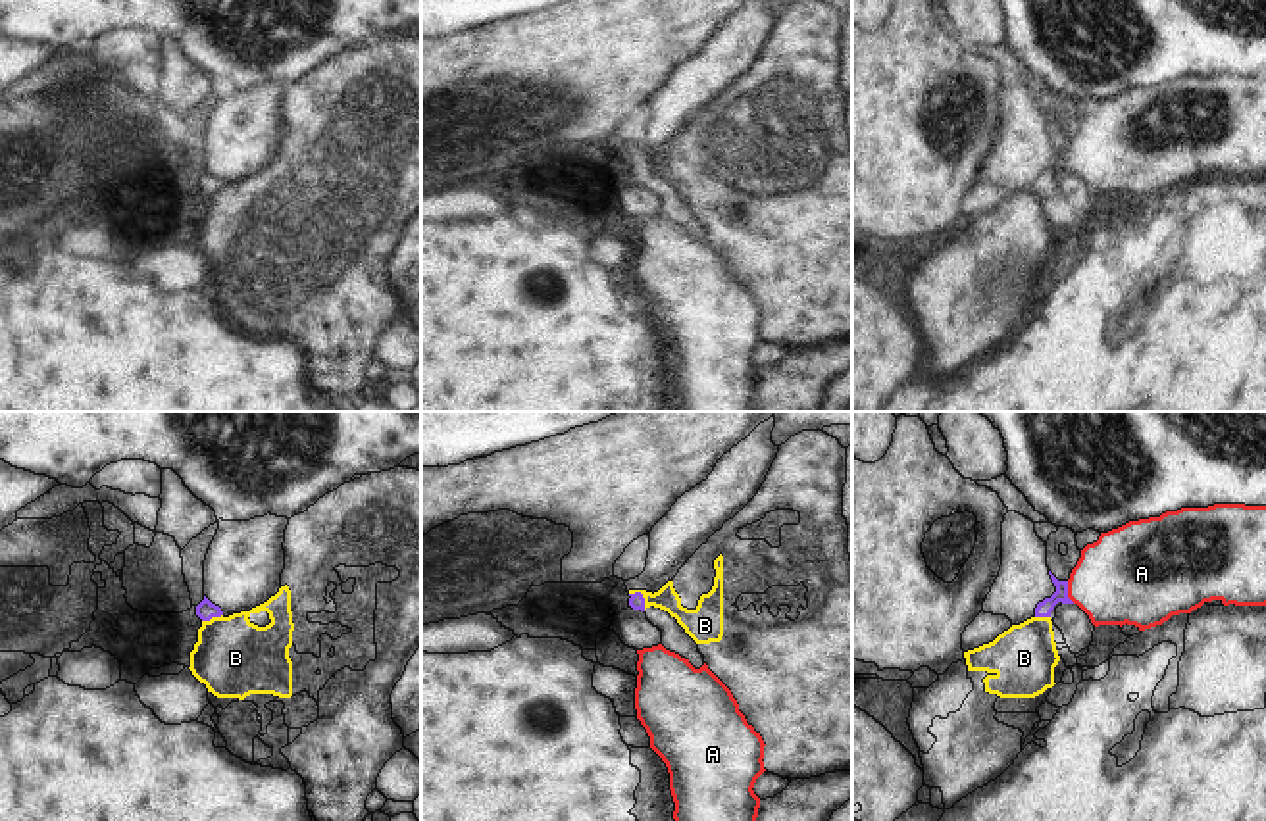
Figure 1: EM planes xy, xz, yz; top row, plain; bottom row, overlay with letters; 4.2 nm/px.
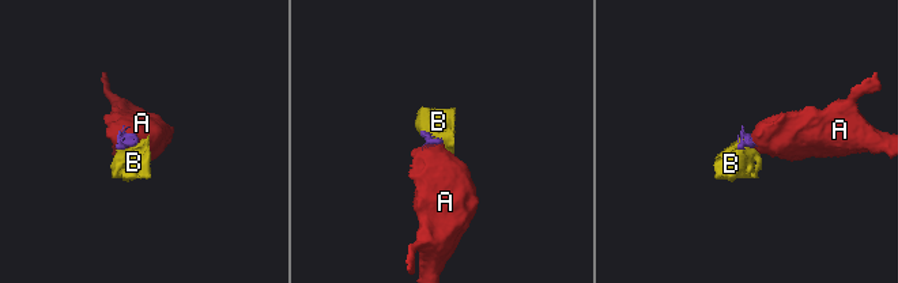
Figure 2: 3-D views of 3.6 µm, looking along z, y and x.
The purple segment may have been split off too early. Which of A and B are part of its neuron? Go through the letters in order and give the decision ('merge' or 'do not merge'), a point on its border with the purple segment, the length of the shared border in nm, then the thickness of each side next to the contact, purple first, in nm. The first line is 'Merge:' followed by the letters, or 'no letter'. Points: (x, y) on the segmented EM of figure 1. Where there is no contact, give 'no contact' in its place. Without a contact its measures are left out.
Merge: A
A: merge; contact yz (1066, 593); length 100 nm; calibres 70 and 380 nm
B: do not merge; contact xz (641, 597); length 100 nm; calibres 60 and 110 nm

